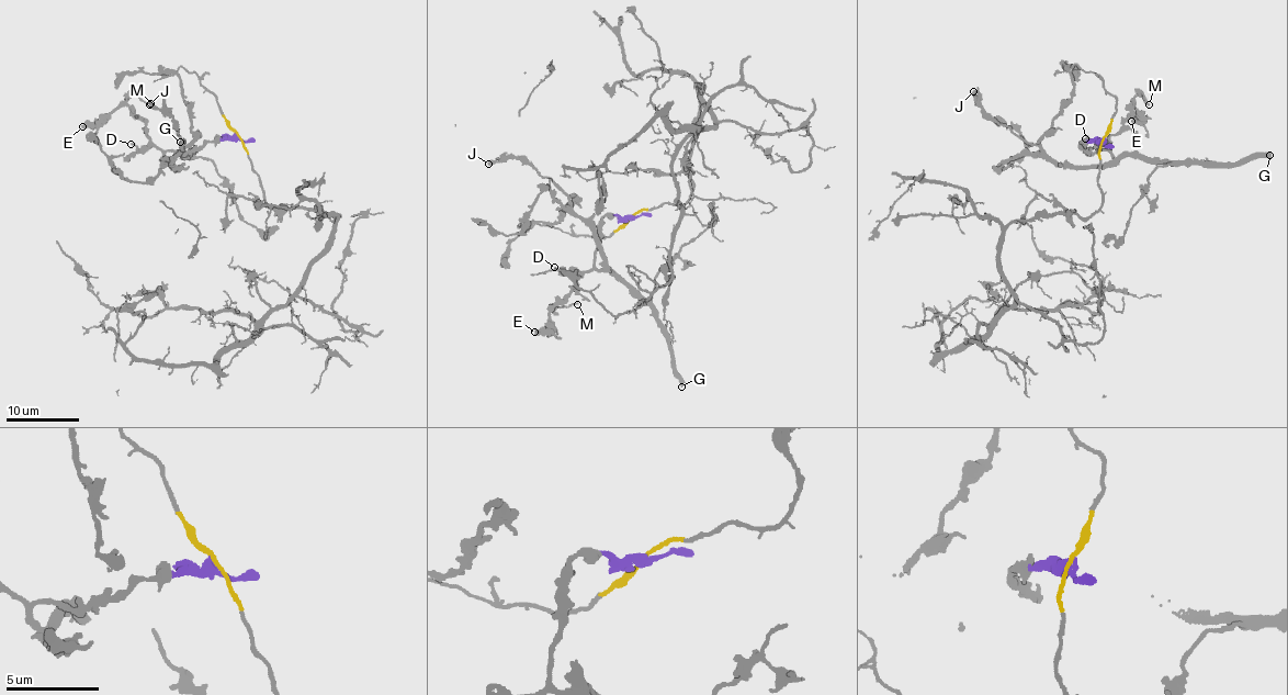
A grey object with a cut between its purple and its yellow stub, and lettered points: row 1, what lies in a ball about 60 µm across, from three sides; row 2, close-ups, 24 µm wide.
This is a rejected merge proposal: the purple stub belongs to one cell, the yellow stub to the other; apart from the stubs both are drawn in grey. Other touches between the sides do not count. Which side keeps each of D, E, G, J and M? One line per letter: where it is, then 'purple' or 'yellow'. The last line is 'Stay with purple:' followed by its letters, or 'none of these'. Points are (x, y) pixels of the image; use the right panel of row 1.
D: (1085, 138) | purple
E: (1131, 121) | purple
G: (1269, 155) | purple
J: (973, 91) | purple
M: (1149, 104) | purple
Stay with purple: D, E, G, J, M

